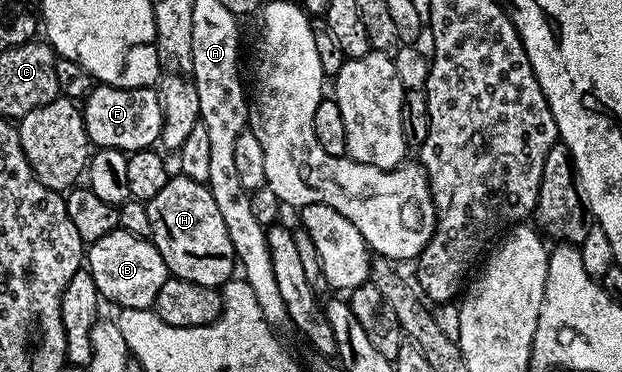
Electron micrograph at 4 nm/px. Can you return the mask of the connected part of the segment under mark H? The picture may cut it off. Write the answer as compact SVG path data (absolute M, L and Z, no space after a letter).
M181 174L171 175L164 190L156 198L145 201L148 219L152 222L149 239L160 250L167 273L173 279L196 282L200 286L221 289L236 272L236 257L228 226L216 206L206 184L196 182Z

